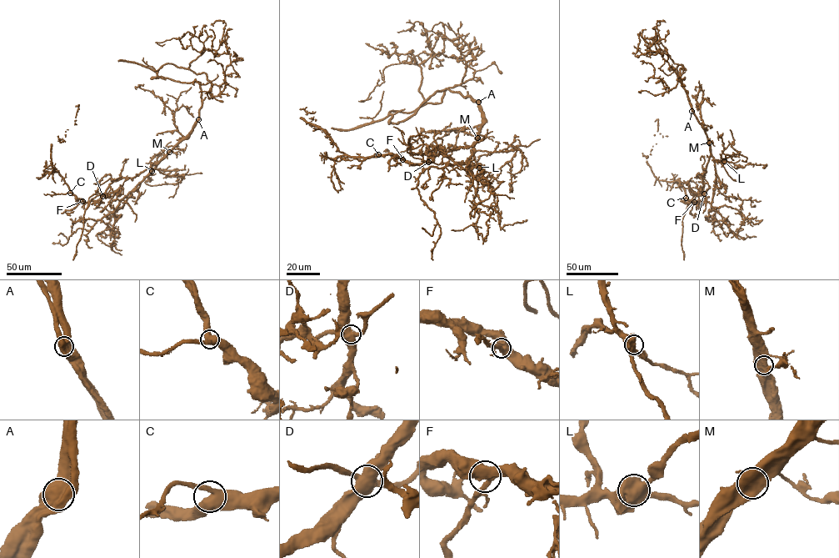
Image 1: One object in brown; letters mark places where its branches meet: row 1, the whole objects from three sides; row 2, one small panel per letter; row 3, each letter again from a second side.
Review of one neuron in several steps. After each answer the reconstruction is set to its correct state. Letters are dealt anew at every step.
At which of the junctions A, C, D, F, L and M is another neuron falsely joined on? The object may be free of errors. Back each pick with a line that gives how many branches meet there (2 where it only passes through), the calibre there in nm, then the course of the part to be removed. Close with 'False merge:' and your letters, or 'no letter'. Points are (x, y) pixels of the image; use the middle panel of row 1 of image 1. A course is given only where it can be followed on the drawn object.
D: 4 branches meet; 550 nm thick; foreign part runs (428, 162), (413, 158), (407, 148), (410, 147), (411, 137), (421, 133), (428, 138)
False merge: D

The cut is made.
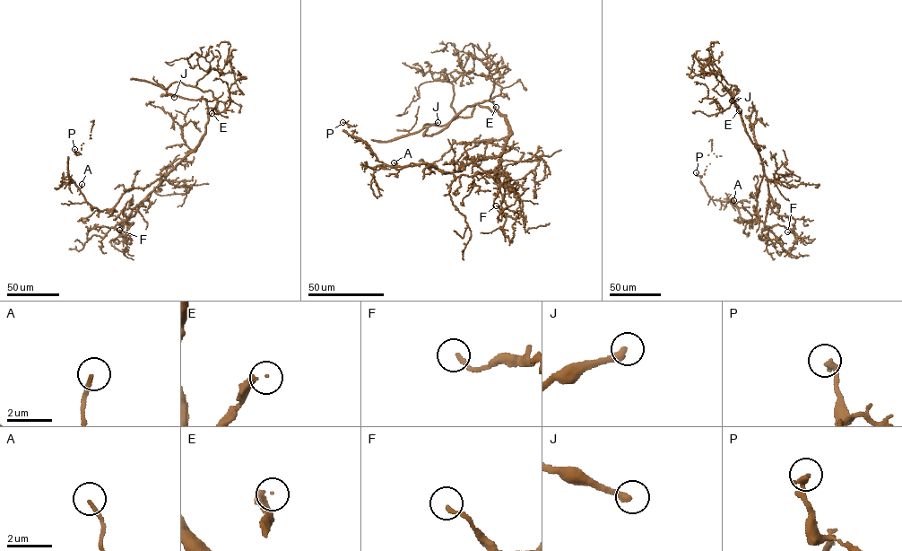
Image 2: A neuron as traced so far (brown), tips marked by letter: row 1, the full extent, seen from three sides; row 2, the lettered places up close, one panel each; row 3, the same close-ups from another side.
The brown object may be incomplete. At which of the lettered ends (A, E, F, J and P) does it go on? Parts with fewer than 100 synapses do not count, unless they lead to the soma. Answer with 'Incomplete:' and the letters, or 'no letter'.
Incomplete: E, J

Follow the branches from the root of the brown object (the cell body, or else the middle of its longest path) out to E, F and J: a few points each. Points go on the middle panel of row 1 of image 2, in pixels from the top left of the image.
E: (508, 135), (504, 117), (495, 111), (496, 107)
F: (508, 135), (500, 163), (496, 170), (485, 171), (504, 188), (503, 200), (507, 207), (499, 208), (496, 205)
J: (508, 135), (504, 117), (476, 104), (465, 107), (438, 131), (424, 135), (428, 126), (437, 122)

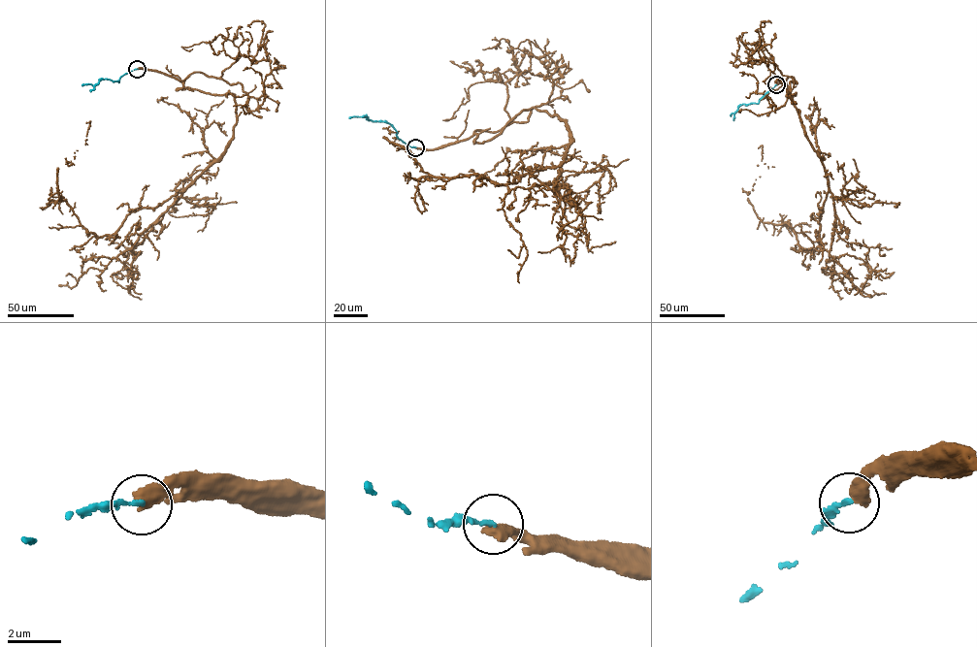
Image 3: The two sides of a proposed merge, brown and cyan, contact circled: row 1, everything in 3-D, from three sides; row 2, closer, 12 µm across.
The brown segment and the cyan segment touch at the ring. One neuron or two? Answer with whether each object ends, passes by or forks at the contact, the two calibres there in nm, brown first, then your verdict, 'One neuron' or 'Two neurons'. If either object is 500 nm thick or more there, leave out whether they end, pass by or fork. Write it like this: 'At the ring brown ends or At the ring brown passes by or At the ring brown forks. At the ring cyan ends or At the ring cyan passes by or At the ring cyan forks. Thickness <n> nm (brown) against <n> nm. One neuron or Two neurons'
At the ring brown ends. At the ring cyan ends. Thickness 480 nm (brown) against 140 nm. Two neurons

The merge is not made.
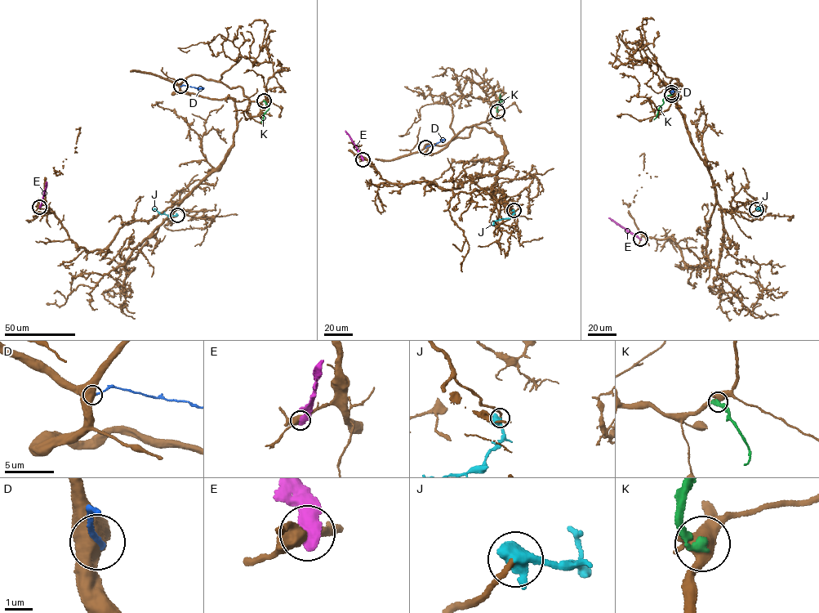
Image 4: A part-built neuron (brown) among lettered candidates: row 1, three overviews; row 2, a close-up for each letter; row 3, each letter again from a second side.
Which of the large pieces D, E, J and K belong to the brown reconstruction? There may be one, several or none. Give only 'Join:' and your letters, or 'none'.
Join: J

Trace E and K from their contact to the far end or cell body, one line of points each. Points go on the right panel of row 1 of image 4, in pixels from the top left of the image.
E: (641, 239), (608, 217)
K: (671, 95), (663, 99), (653, 119)

